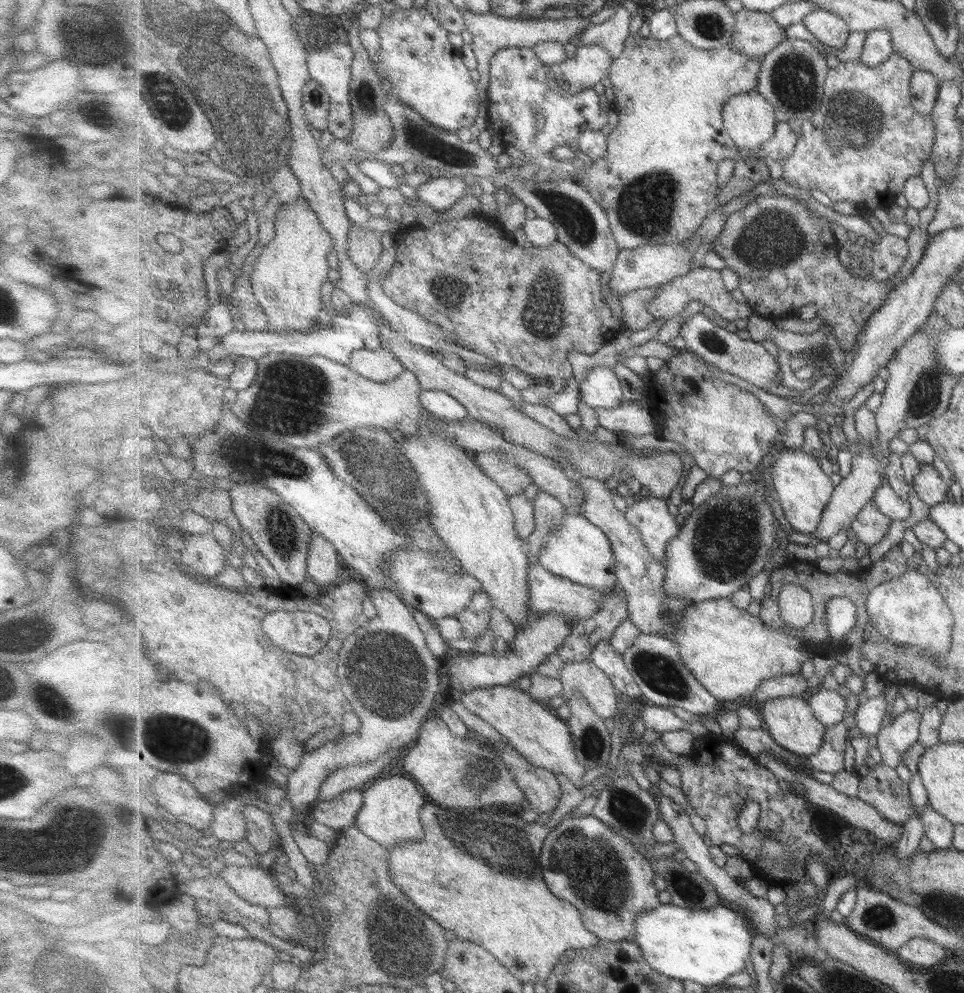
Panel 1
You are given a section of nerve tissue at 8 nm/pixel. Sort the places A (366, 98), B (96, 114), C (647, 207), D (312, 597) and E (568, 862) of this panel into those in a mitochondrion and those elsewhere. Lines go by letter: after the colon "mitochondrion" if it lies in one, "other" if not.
A: mitochondrion
B: other
C: mitochondrion
D: other
E: mitochondrion

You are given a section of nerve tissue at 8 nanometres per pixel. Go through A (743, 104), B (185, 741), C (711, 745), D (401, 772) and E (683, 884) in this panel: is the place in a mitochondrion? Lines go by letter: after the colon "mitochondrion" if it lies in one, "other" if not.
A: other
B: mitochondrion
C: other
D: other
E: mitochondrion

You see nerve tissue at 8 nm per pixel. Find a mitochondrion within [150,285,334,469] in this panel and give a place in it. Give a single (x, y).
(292, 404)

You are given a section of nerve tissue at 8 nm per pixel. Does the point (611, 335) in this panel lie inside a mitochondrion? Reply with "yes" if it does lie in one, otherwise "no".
no

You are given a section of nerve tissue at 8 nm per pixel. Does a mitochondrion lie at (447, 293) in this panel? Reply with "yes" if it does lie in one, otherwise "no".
yes

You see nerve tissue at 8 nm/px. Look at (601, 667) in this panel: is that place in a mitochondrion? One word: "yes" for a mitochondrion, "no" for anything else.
no

